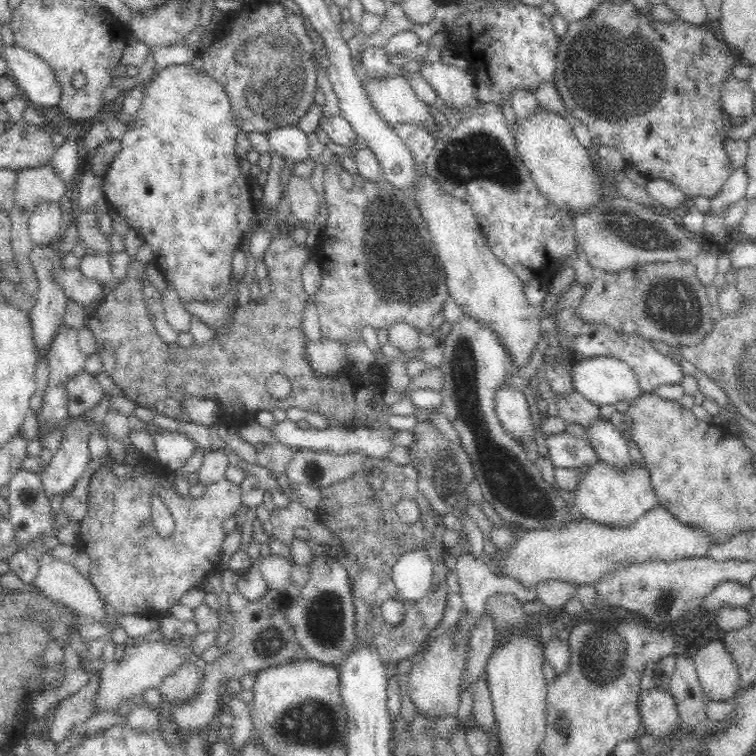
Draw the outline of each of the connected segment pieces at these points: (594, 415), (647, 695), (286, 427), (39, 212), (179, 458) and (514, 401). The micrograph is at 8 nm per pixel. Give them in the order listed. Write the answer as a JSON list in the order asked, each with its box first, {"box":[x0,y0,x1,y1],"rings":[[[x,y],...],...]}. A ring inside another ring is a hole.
[{"box":[554,391,604,428],"rings":[[[576,391],[554,395],[554,400],[562,420],[582,425],[584,428],[593,423],[604,411],[603,408],[592,404]]]},{"box":[638,690,681,737],"rings":[[[649,690],[639,696],[638,713],[642,726],[654,737],[668,735],[681,723],[676,699],[670,691]]]},{"box":[269,419,396,459],"rings":[[[284,419],[275,427],[270,427],[269,429],[270,432],[272,432],[274,440],[282,445],[290,446],[296,450],[307,449],[314,452],[328,452],[332,455],[344,455],[358,452],[366,453],[368,457],[374,459],[384,459],[389,456],[389,453],[395,446],[394,435],[396,431],[392,429],[388,423],[375,429],[356,428],[354,430],[348,430],[346,427],[338,427],[326,428],[324,430],[313,428],[304,430],[298,428],[298,425],[290,422],[288,419]]]},{"box":[28,201,65,248],"rings":[[[40,201],[28,219],[31,241],[36,248],[48,245],[62,232],[65,204]]]},{"box":[150,428,198,472],"rings":[[[150,428],[152,442],[156,445],[158,462],[172,472],[180,469],[192,458],[198,446],[182,432],[160,431]]]},{"box":[495,381,535,445],"rings":[[[504,381],[495,392],[495,411],[500,424],[512,438],[524,445],[534,441],[535,425],[522,391]]]}]

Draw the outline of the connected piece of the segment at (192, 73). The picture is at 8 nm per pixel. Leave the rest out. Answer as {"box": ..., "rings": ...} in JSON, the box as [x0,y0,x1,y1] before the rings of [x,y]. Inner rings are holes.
{"box":[103,64,256,304],"rings":[[[171,64],[162,68],[157,75],[145,84],[142,89],[144,98],[140,110],[133,115],[134,124],[127,124],[123,138],[119,140],[120,151],[109,164],[103,177],[104,197],[110,205],[110,210],[120,214],[128,222],[128,226],[140,230],[145,242],[152,247],[153,263],[164,275],[178,293],[182,304],[198,300],[198,302],[212,302],[220,300],[229,288],[230,272],[232,272],[232,259],[235,253],[242,248],[244,232],[248,230],[256,207],[252,204],[252,196],[248,190],[248,175],[240,172],[238,165],[239,156],[236,155],[236,134],[239,130],[234,121],[231,103],[227,92],[219,82],[208,76],[203,70],[196,70],[192,64]]]}

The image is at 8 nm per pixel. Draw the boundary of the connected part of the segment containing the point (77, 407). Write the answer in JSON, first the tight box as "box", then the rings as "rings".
{"box":[66,370,105,418],"rings":[[[85,370],[73,375],[68,380],[66,388],[67,409],[71,418],[83,416],[89,410],[94,409],[105,395],[99,381]]]}

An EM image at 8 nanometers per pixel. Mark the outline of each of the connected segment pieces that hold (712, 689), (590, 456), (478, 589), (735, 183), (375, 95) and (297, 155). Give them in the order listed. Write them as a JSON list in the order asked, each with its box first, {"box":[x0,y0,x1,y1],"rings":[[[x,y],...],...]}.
[{"box":[693,642,739,700],"rings":[[[710,642],[702,646],[693,661],[702,689],[711,700],[734,698],[739,681],[738,669],[723,644]]]},{"box":[546,431,599,469],"rings":[[[568,431],[546,437],[549,458],[555,468],[580,469],[593,466],[599,459],[587,440],[575,438]]]},{"box":[451,551,538,638],"rings":[[[472,551],[464,552],[457,557],[457,564],[455,566],[459,583],[460,583],[460,597],[463,599],[466,607],[464,618],[459,622],[456,632],[451,633],[451,638],[458,638],[458,636],[470,636],[472,626],[475,626],[477,621],[482,618],[485,603],[489,597],[493,595],[503,593],[514,596],[521,603],[532,602],[538,600],[535,588],[525,588],[517,583],[516,580],[508,580],[496,576],[496,574],[490,570],[486,562],[474,557]]]},{"box":[706,165,748,216],"rings":[[[744,165],[735,167],[735,171],[732,171],[724,186],[720,188],[720,192],[714,198],[711,198],[711,205],[706,213],[712,211],[712,213],[724,216],[728,206],[744,198],[747,184],[748,173],[746,173],[746,167]]]},{"box":[363,73,435,131],"rings":[[[401,73],[382,80],[367,78],[363,87],[371,106],[386,123],[408,123],[428,131],[434,129],[435,121],[429,106],[416,97],[414,89]]]},{"box":[265,124,310,163],"rings":[[[298,124],[274,129],[265,135],[270,145],[270,152],[277,152],[284,160],[301,163],[310,159],[307,134],[298,127]]]}]

